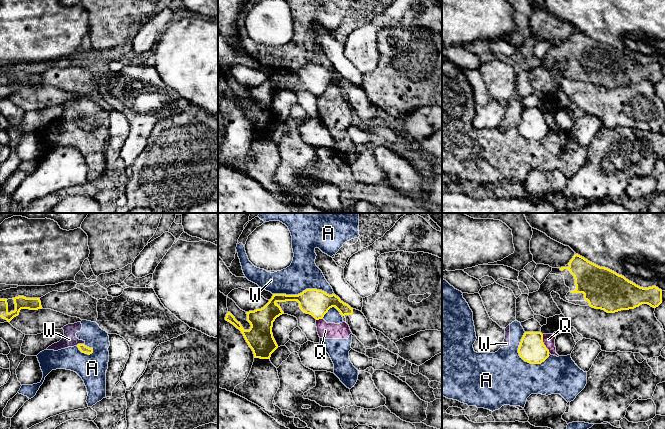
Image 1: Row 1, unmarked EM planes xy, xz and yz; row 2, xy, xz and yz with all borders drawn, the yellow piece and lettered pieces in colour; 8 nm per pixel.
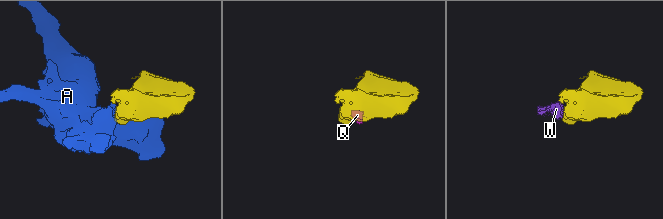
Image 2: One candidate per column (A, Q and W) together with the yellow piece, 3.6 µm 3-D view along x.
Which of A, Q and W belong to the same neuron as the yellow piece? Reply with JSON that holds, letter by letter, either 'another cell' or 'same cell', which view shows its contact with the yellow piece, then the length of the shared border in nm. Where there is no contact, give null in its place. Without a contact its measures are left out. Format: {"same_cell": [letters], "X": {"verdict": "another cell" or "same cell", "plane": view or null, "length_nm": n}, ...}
{"same_cell": [], "A": {"verdict": "another cell", "plane": "xz", "length_nm": 480}, "Q": {"verdict": "another cell", "plane": "yz", "length_nm": 160}, "W": {"verdict": "another cell", "plane": "xy", "length_nm": 70}}

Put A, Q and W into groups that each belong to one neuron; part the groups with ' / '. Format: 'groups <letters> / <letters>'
groups A Q W

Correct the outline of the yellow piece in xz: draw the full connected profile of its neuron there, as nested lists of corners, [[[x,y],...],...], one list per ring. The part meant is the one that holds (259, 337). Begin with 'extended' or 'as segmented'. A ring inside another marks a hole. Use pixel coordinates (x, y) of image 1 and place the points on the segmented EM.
extended; [[[306,289],[298,295],[273,294],[263,308],[246,312],[247,321],[251,325],[249,330],[245,330],[230,312],[226,314],[225,320],[241,331],[253,351],[254,358],[270,359],[271,354],[278,348],[272,327],[275,319],[284,314],[277,303],[286,301],[297,301],[300,309],[316,320],[322,319],[330,308],[335,307],[346,318],[352,334],[366,349],[380,346],[375,332],[361,311],[351,308],[335,294],[329,295],[322,290]]]

